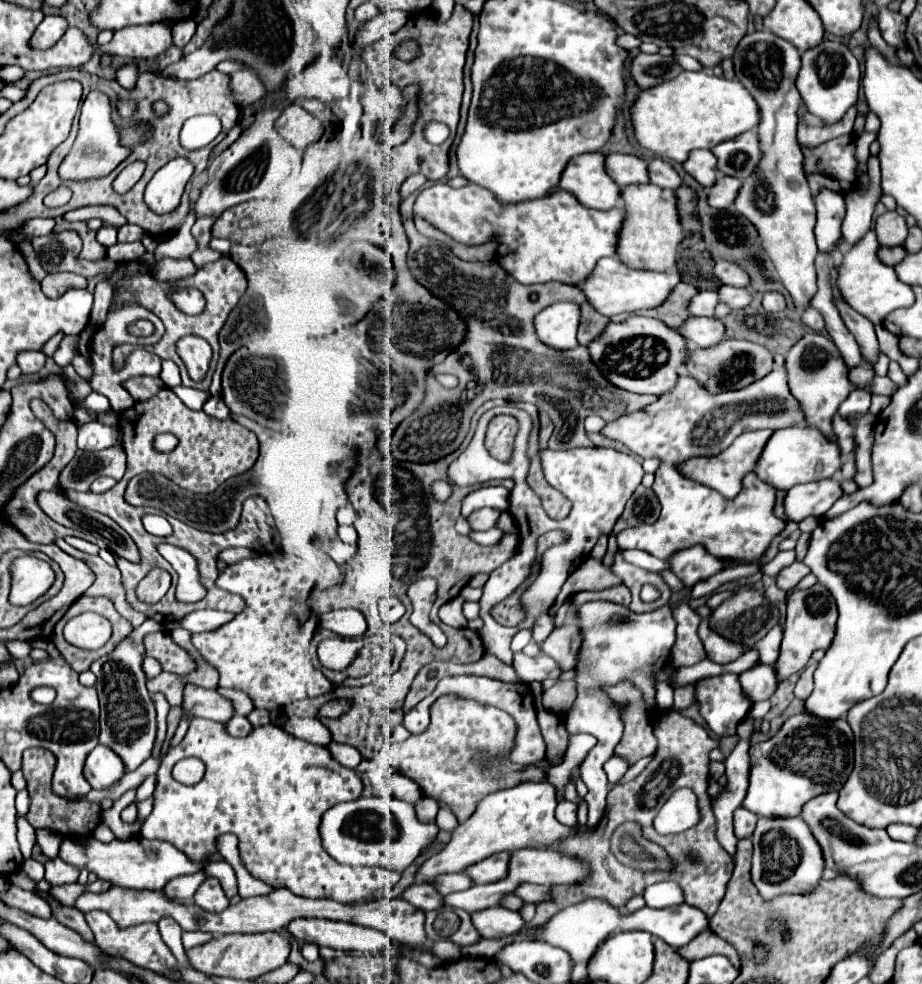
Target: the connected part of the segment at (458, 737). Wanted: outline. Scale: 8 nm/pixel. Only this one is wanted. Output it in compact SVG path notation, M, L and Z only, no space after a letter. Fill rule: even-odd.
M443 696L435 702L431 724L419 736L409 736L407 740L391 746L391 768L411 778L423 794L435 798L439 804L447 806L459 822L465 822L477 802L489 792L515 786L523 780L543 780L545 774L537 768L523 768L519 764L509 764L499 760L495 768L481 770L471 762L477 750L485 750L491 756L505 756L513 746L515 722L505 716L503 710L483 706L471 700L459 700L455 696Z

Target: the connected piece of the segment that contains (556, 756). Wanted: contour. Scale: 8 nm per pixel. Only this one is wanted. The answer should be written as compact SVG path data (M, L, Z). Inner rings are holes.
M539 712L539 726L543 740L547 744L547 758L551 764L561 764L561 756L567 748L569 734L565 732L565 714Z

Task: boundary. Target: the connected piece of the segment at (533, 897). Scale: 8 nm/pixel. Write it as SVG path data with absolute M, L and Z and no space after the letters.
M519 884L517 892L513 892L515 896L519 896L525 902L543 902L549 900L549 888L547 886L533 886L533 884Z

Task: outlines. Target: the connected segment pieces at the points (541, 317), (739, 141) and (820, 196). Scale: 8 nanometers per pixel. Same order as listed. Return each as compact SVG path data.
M557 302L547 306L535 316L535 332L539 340L557 350L569 350L577 346L579 306L573 302Z
M751 130L743 132L741 136L735 136L733 140L725 140L725 144L717 144L717 148L713 148L711 152L717 156L717 170L723 172L723 174L727 174L727 176L739 178L739 180L745 178L745 176L749 176L755 170L755 166L757 166L757 162L761 158L757 134L751 132Z
M819 188L815 196L817 206L817 224L815 224L815 238L821 252L833 252L835 242L841 238L841 220L845 214L843 194Z

